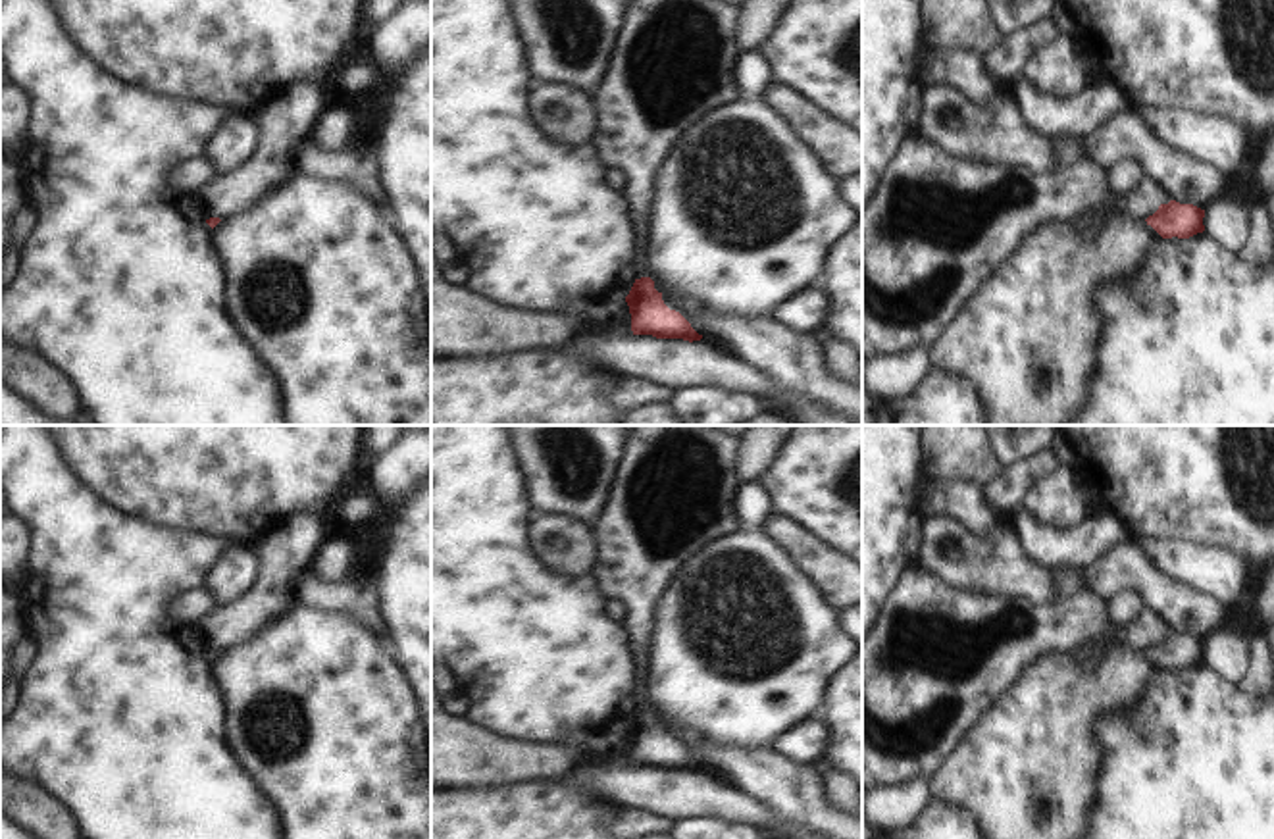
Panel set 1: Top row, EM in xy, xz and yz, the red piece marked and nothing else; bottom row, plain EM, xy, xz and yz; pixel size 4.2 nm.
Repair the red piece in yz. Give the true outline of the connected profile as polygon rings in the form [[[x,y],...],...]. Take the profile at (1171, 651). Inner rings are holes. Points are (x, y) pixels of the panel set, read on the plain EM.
[[[1170,631],[1168,635],[1160,635],[1159,641],[1145,652],[1162,670],[1189,670],[1205,662],[1203,648],[1205,641],[1193,635],[1180,635],[1176,631]]]

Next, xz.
[[[650,708],[635,710],[625,733],[631,745],[633,766],[683,770],[689,774],[702,770],[679,743],[664,735],[662,724],[654,720]]]

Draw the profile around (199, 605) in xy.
[[[206,587],[192,589],[171,606],[175,622],[183,629],[192,633],[196,631],[198,622],[216,616],[219,610],[221,606],[216,602],[214,595]]]

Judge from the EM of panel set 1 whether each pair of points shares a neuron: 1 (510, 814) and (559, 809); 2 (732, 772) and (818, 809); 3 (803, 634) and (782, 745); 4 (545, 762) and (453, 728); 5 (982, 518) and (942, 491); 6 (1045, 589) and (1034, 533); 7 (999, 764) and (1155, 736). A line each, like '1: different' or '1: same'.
1: same
2: same
3: different
4: same
5: same
6: different
7: different

